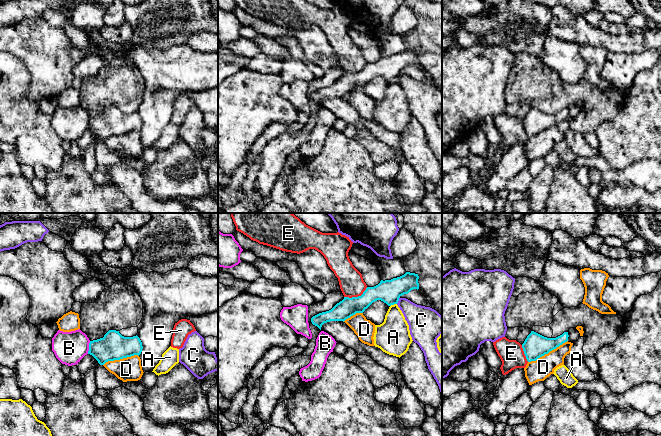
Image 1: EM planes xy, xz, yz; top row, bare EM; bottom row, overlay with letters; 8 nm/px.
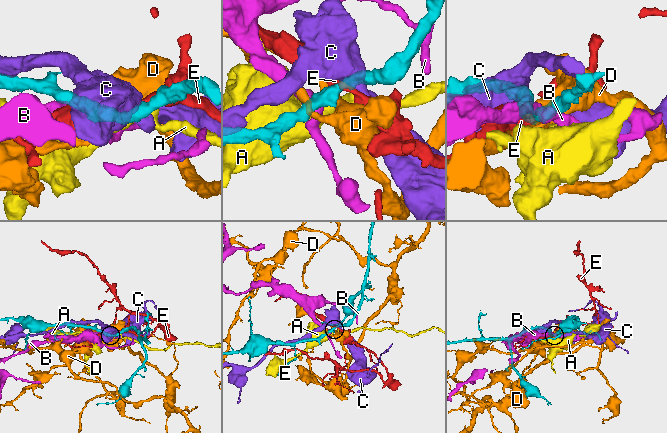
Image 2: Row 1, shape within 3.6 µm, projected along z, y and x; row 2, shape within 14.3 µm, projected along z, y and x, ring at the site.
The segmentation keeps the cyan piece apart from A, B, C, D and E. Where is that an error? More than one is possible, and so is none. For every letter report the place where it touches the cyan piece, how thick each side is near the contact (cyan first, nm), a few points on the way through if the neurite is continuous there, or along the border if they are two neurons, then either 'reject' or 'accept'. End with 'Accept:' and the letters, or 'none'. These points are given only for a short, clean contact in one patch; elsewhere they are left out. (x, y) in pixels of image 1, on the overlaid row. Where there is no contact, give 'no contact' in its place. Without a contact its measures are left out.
A: meets cyan in xz at (393, 304); 190 nm thick on the cyan side, 280 nm on the other; border along xz (396, 303), (390, 306); reject
B: meets cyan in xy at (89, 347); 220 nm thick on the cyan side, 260 nm on the other; border along xy (90, 341), (87, 353); reject
C: meets cyan in xz at (398, 300); 190 nm thick on the cyan side, 220 nm on the other; reject
D: meets cyan in yz at (547, 353); 190 nm thick on the cyan side, 170 nm on the other; reject
E: meets cyan in xz at (356, 297); 170 nm thick on the cyan side, 200 nm on the other; border along xz (367, 287), (360, 295), (344, 297); reject
Accept: none

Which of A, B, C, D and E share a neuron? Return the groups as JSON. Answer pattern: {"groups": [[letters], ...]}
{"groups": [["A"], ["B"], ["C"], ["D"], ["E"]]}

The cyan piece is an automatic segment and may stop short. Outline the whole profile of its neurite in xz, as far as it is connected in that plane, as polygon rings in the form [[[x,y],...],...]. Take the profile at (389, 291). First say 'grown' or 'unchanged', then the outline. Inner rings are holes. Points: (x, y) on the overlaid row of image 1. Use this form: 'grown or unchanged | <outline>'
unchanged | [[[406,272],[404,275],[391,280],[381,280],[374,287],[367,287],[361,296],[344,297],[331,310],[319,313],[311,318],[313,325],[320,330],[324,323],[330,321],[345,321],[356,313],[363,313],[373,302],[381,300],[388,306],[397,304],[399,298],[413,289],[419,289],[419,276]]]

